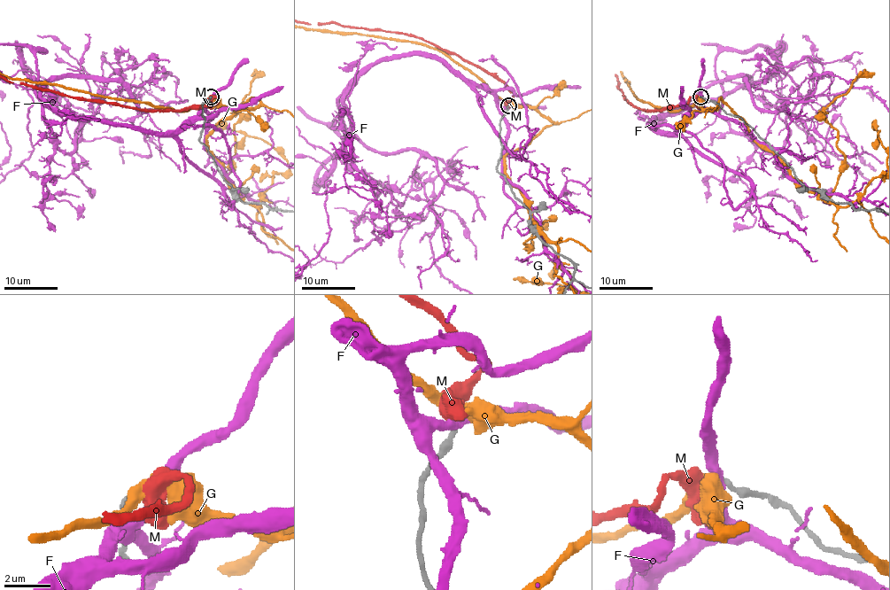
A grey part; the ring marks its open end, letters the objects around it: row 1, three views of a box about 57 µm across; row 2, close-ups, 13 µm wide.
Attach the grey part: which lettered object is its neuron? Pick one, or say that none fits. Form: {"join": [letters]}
{"join": []}

